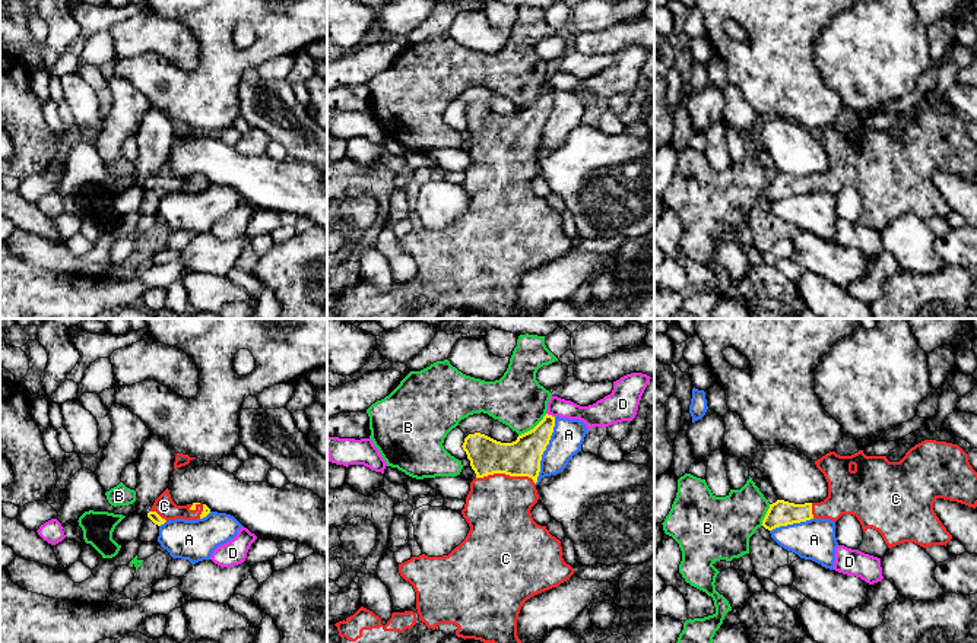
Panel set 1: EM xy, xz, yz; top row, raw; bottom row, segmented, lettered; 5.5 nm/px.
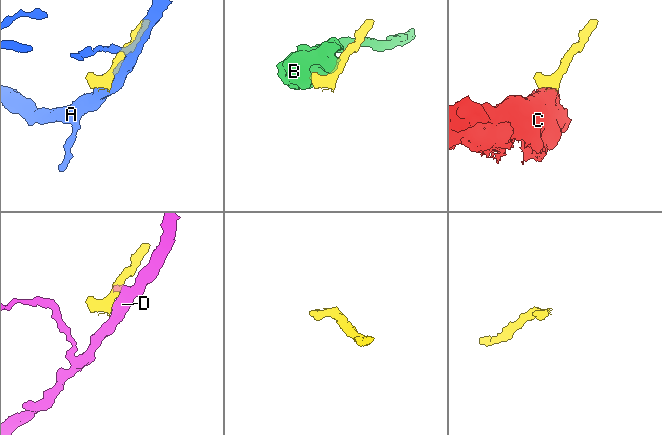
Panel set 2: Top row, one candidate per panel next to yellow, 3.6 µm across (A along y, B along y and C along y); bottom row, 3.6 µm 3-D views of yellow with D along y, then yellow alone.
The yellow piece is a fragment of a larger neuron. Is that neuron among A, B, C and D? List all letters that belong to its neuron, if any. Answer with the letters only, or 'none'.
C

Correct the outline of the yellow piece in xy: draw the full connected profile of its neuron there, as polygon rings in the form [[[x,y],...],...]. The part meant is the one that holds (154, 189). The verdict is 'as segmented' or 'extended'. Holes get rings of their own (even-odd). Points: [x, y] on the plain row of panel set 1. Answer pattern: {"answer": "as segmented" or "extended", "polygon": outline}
{"answer": "extended", "polygon": [[[166,161],[153,175],[147,190],[158,199],[168,193],[185,191],[197,193],[203,191],[210,186],[210,181],[202,175],[193,175],[187,178],[177,178]]]}

